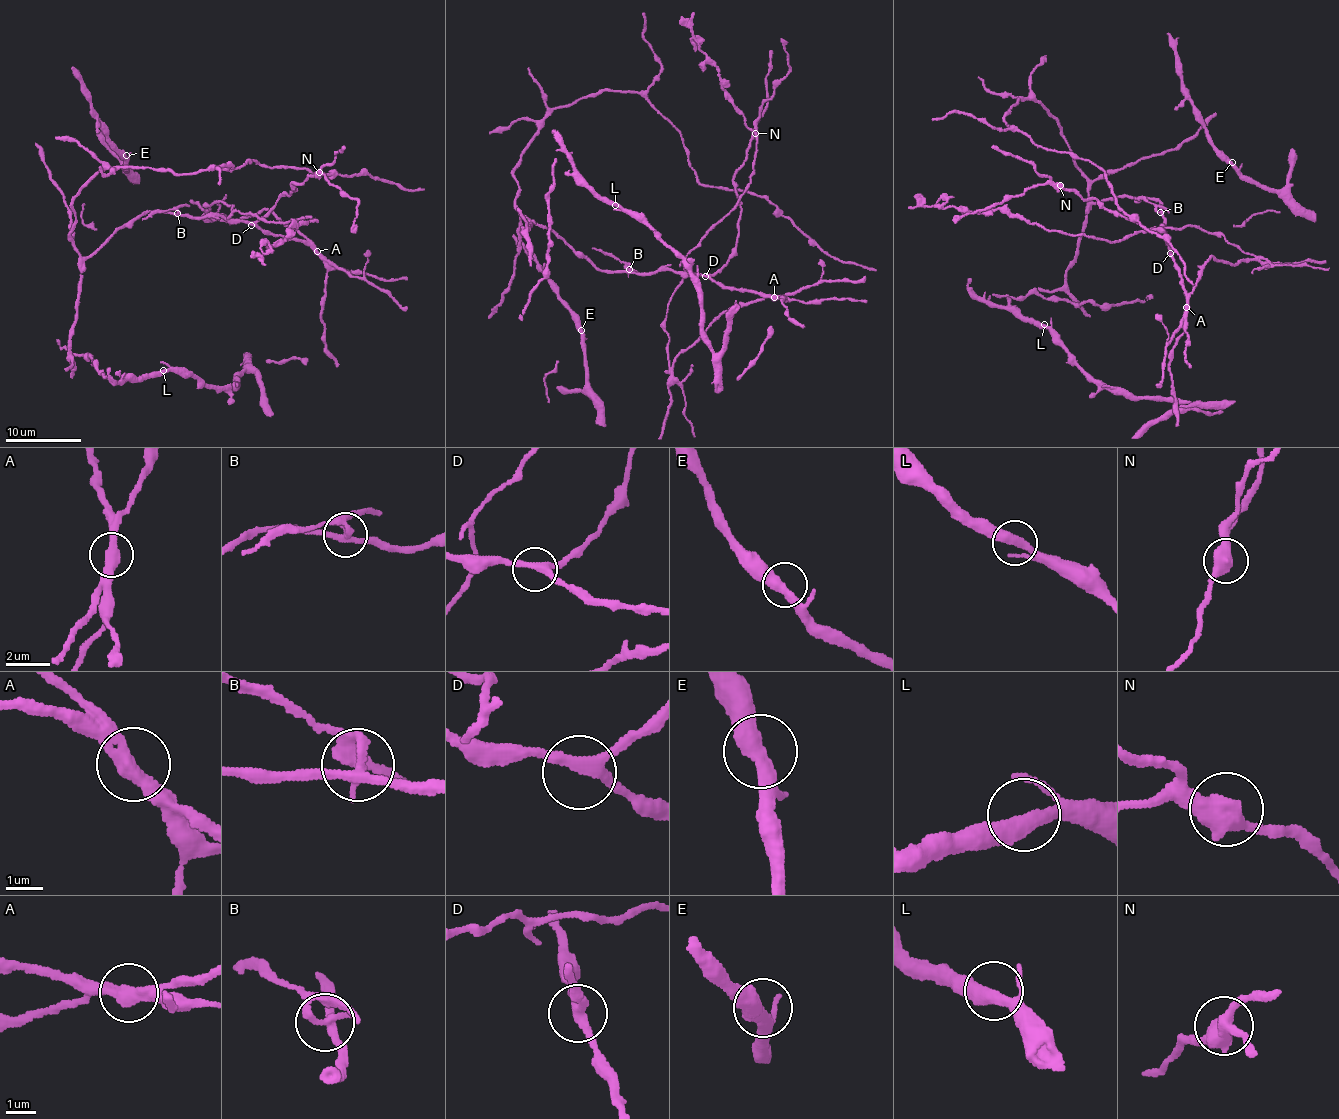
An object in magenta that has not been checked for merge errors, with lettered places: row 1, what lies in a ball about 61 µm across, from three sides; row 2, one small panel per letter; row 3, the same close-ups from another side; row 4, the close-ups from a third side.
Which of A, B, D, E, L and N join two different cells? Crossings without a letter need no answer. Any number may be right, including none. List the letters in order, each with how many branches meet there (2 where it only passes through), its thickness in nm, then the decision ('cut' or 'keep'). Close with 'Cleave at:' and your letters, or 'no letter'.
A: 2 | 440 nm | cut
B: 3 | 240 nm | cut
D: 3 | 280 nm | keep
E: 2 | 440 nm | keep
L: 2 | 400 nm | keep
N: 2 | 550 nm | keep
Cleave at: A, B

